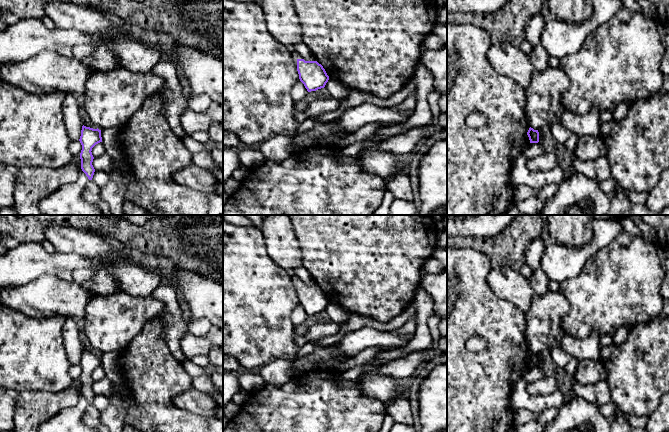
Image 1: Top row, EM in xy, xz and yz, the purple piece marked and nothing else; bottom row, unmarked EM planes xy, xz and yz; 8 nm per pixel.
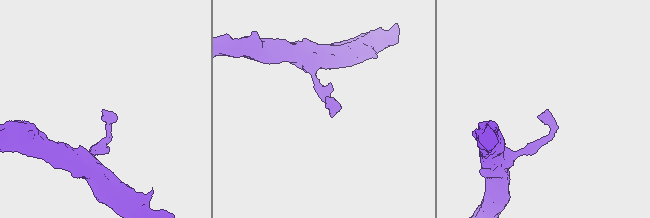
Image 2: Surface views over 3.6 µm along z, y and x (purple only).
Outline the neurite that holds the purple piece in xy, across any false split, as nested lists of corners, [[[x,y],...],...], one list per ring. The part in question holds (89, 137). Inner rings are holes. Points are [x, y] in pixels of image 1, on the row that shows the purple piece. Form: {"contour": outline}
{"contour": [[[83,125],[79,141],[82,145],[80,153],[81,169],[86,174],[88,179],[92,180],[95,169],[92,165],[94,157],[91,151],[96,144],[102,142],[101,130]]]}

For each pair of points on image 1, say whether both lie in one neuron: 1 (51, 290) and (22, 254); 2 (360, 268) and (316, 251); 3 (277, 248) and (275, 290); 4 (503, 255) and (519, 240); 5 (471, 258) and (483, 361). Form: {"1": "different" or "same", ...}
{"1": "different", "2": "same", "3": "different", "4": "same", "5": "same"}

